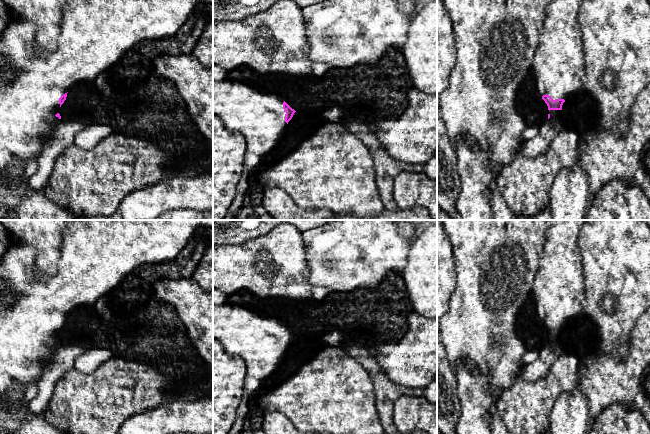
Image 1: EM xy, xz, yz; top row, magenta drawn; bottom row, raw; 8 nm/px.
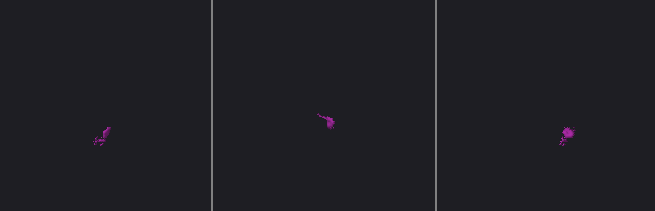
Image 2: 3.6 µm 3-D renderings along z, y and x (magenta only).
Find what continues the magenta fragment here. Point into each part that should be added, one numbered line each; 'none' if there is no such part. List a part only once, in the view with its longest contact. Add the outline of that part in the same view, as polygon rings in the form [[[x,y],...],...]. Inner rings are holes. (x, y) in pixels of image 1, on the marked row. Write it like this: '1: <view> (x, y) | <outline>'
1: yz (558, 64) | [[[547,0],[545,17],[533,56],[531,74],[538,94],[549,95],[553,100],[576,97],[584,90],[584,56],[582,33],[577,20],[583,0]]]

